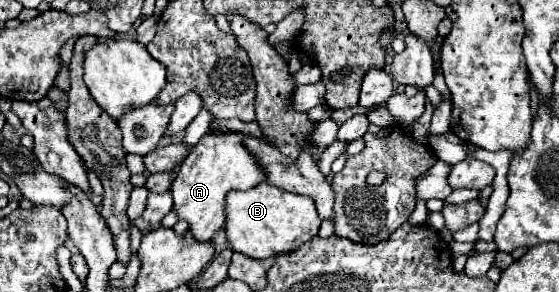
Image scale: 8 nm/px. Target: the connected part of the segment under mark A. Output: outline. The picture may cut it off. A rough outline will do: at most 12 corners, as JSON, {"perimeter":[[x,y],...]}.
{"perimeter":[[208,132],[172,182],[196,240],[226,220],[226,194],[266,172],[248,132]]}

